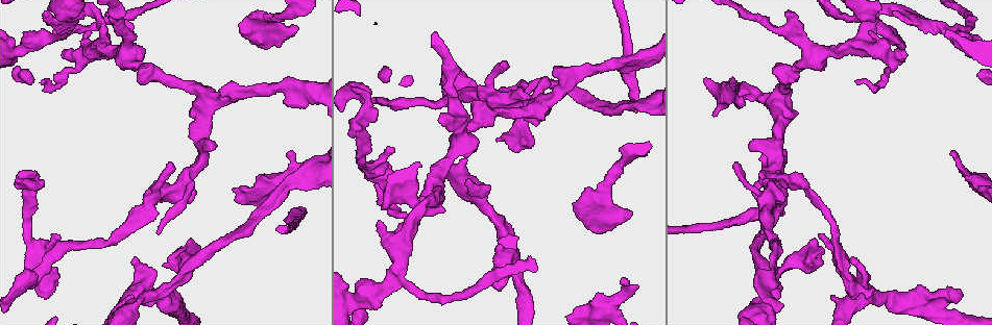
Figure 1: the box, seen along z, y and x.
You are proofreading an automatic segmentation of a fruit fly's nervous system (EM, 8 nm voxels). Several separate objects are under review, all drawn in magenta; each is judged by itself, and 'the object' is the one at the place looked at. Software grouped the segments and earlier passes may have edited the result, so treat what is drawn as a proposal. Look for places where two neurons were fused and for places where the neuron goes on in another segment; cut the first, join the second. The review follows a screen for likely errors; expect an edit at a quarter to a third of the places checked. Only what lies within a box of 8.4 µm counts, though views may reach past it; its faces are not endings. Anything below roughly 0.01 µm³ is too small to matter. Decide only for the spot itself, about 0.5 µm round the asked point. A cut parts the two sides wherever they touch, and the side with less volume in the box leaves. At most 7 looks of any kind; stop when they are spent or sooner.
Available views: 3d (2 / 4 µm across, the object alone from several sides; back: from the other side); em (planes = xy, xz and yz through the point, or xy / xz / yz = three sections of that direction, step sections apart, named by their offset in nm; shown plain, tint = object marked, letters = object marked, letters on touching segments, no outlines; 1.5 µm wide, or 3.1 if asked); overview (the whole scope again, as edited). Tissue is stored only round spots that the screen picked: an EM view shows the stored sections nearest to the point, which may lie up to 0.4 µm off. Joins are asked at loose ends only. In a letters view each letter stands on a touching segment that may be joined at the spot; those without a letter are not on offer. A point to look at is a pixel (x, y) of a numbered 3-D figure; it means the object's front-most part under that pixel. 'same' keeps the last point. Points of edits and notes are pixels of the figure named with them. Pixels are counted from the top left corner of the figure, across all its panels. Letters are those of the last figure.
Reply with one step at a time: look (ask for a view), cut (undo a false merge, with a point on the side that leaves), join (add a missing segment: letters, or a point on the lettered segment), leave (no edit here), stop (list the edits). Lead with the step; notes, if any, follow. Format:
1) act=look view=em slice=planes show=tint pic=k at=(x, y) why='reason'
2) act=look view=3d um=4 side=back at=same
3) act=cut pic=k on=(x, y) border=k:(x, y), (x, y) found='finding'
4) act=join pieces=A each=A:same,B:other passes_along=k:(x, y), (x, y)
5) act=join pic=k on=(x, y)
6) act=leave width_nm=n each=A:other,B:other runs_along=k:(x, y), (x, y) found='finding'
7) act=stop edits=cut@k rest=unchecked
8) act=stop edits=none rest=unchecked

act=look view=em slice=planes show=letters pic=1 at=(858, 273) why='branch stops here'

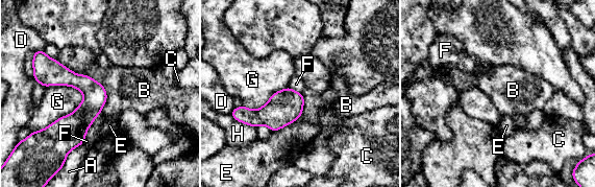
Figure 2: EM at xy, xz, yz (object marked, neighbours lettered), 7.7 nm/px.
act=leave each=A:other,B:other,C:other,D:other,E:other,F:other,G:other,H:other border=2:(83, 93), (71, 113), (31, 132) found='no lettered segment goes on from it'

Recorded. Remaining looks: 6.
act=look view=em slice=xz step=4 show=letters pic=1 at=(630, 212)

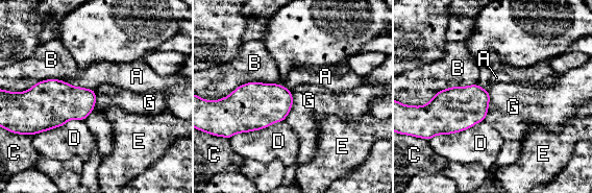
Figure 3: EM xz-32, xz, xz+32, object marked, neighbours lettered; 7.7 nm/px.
act=leave each=A:other,B:other,C:other,D:other,E:other,G:other found='no lettered segment goes on from it'

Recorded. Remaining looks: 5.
act=look view=3d um=4 pic=1 at=(635, 113) why='free end'

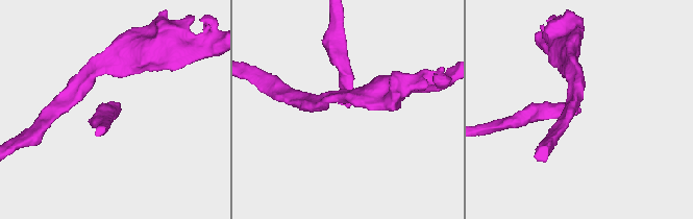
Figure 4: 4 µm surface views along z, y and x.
act=look view=em slice=planes show=letters pic=4 at=(349, 107)

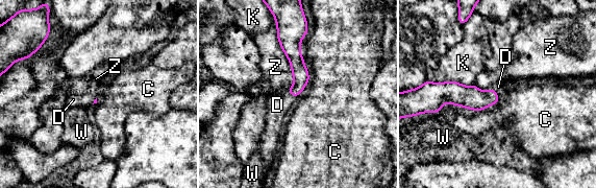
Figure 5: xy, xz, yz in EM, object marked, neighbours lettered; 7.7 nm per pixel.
act=join pieces=D each=C:other,D:same,K:other,W:other,Z:other passes_along=5:(471, 97), (495, 91), (498, 87) found='the neuron continues'

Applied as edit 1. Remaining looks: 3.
act=stop edits=join@5 rest=unchecked

